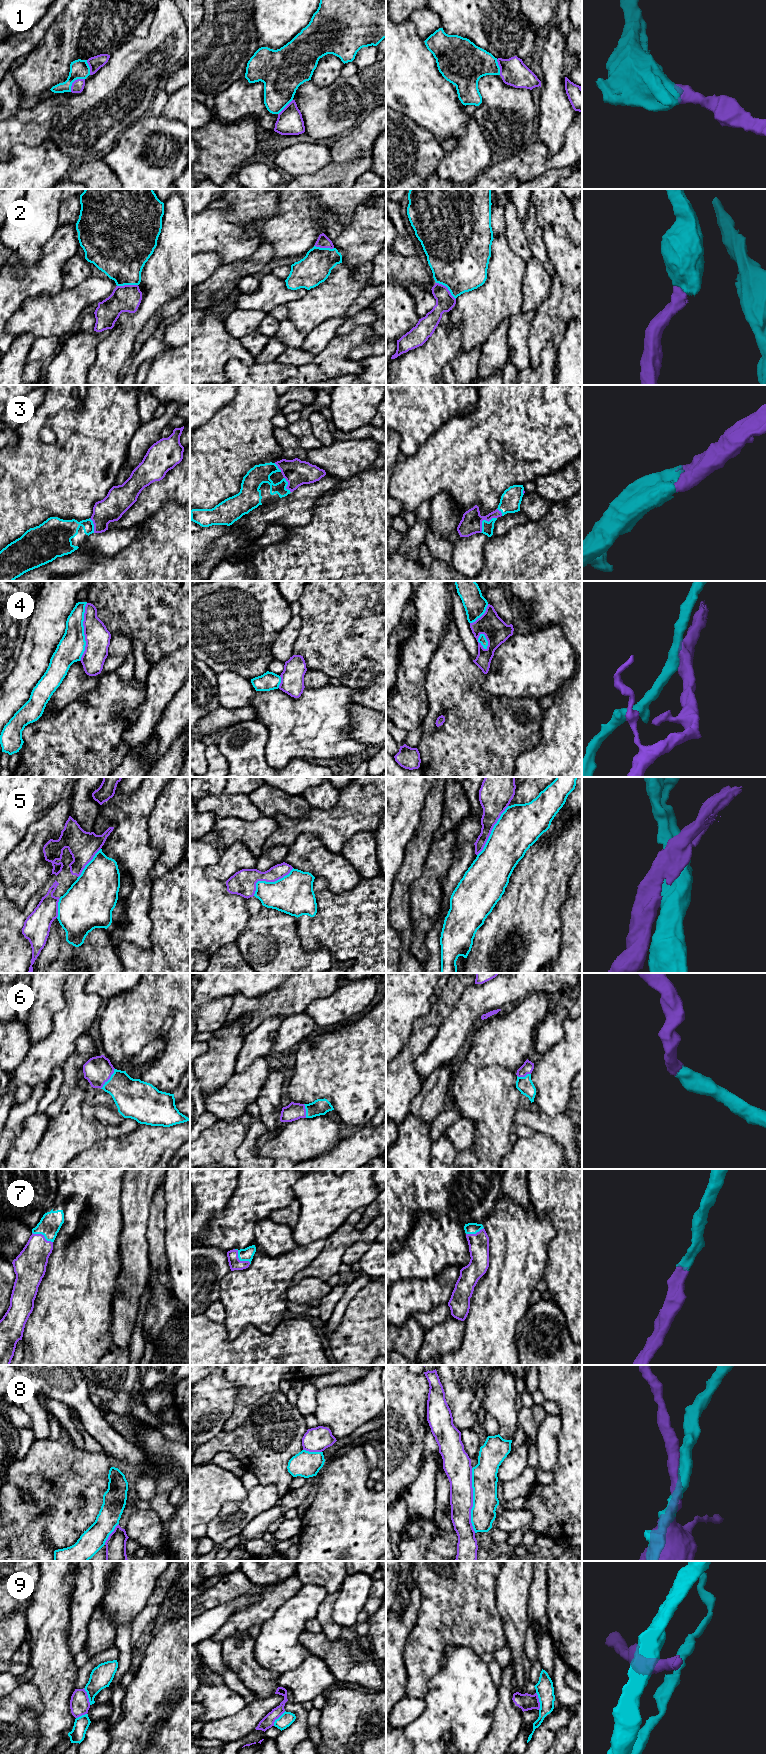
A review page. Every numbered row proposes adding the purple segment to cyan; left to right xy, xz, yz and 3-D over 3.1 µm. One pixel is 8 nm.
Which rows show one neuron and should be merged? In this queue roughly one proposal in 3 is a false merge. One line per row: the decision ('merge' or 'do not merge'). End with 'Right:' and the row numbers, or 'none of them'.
1: merge
2: merge
3: merge
4: do not merge
5: do not merge
6: merge
7: merge
8: do not merge
9: do not merge
Right: 1, 2, 3, 6, 7

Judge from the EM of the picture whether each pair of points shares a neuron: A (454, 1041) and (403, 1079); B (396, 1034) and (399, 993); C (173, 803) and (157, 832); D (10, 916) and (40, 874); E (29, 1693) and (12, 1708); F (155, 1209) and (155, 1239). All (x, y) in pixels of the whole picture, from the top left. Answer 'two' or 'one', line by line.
A: two
B: one
C: one
D: two
E: one
F: one

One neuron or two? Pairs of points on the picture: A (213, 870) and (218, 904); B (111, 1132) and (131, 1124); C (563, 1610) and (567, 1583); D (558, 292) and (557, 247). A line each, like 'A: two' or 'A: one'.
A: two
B: one
C: one
D: one

